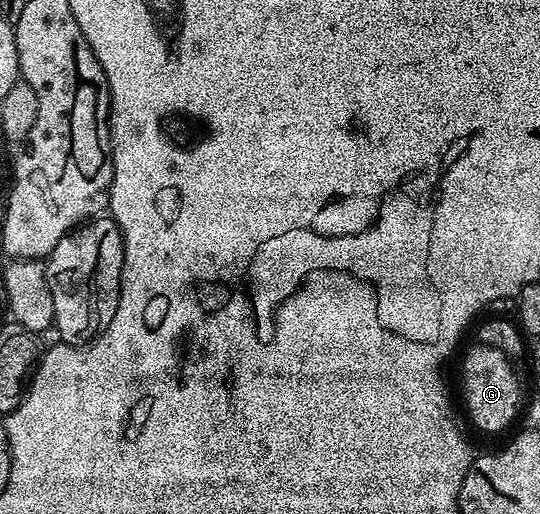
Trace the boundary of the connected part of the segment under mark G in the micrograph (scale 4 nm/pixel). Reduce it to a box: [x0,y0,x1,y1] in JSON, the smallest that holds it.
[461,342,521,431]

